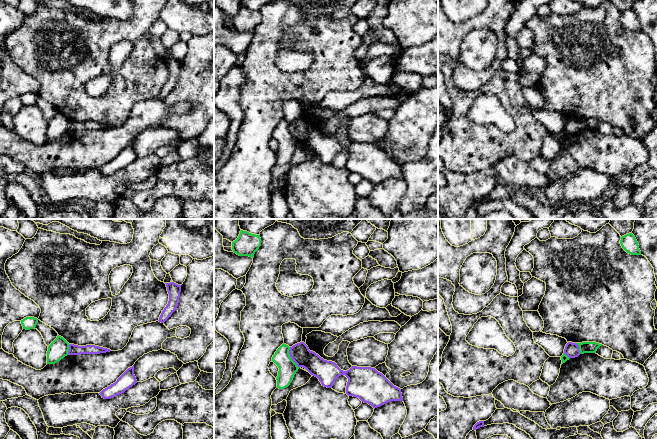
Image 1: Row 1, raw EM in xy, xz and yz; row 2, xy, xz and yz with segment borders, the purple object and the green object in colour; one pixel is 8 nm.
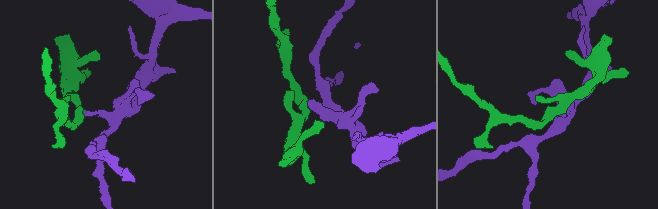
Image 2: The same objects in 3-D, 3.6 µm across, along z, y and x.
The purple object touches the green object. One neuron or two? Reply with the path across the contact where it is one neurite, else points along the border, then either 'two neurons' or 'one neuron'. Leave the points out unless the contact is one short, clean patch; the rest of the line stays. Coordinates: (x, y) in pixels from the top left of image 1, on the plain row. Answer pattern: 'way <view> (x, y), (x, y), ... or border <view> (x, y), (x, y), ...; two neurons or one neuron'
border xz (289, 123), (289, 132), (299, 143); two neurons

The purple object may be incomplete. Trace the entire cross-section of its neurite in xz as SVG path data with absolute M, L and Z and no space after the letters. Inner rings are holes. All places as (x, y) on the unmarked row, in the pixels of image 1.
M304 118L290 123L289 130L299 144L303 143L317 153L324 163L332 164L335 156L345 151L348 154L346 170L358 173L374 185L391 177L403 177L401 165L375 144L352 142L343 147L335 138L324 136L310 127Z

